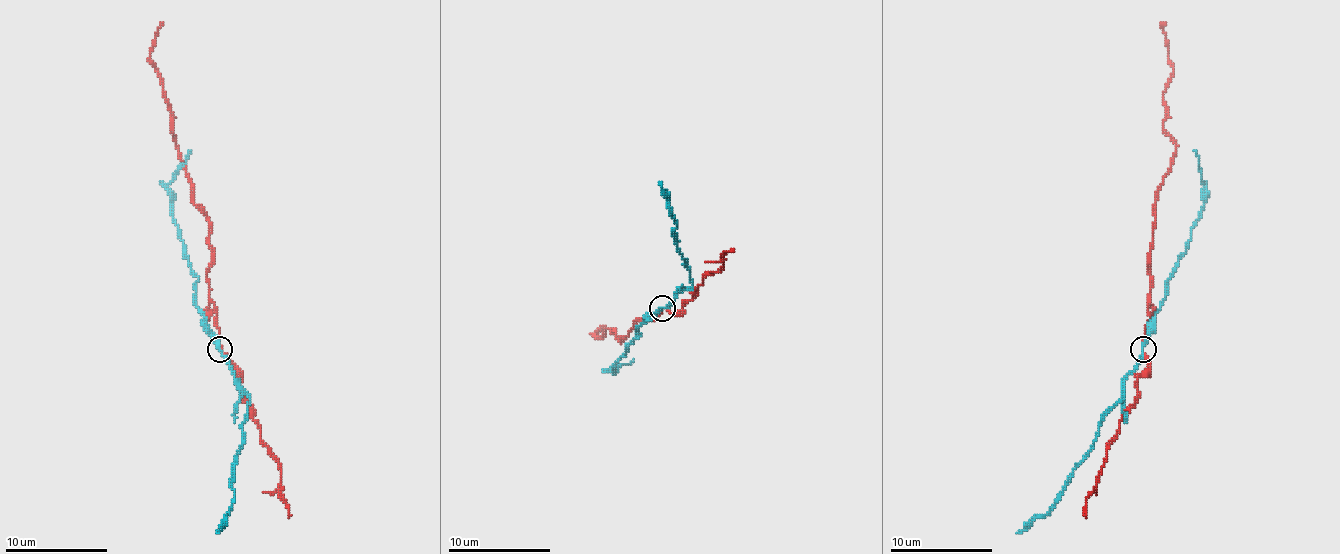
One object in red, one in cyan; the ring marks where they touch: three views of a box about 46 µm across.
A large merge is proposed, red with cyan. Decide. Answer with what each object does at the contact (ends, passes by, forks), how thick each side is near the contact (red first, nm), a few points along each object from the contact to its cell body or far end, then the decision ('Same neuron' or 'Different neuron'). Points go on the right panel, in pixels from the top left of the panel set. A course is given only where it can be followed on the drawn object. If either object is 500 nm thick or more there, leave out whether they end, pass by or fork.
At the ring red passes by. At the ring cyan passes by. Thickness 180 nm (red) against 180 nm. Course of red: (1142, 348), (1152, 315), (1150, 261), (1158, 186), (1176, 150), (1163, 120), (1163, 91), (1173, 63), (1160, 22). Course of cyan: (1142, 348), (1142, 356), (1124, 379), (1119, 402), (1101, 423), (1093, 448), (1073, 471), (1060, 499), (1016, 533). Different neuron

